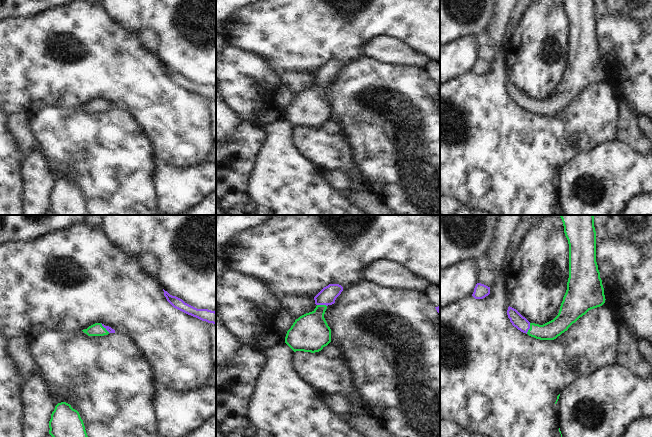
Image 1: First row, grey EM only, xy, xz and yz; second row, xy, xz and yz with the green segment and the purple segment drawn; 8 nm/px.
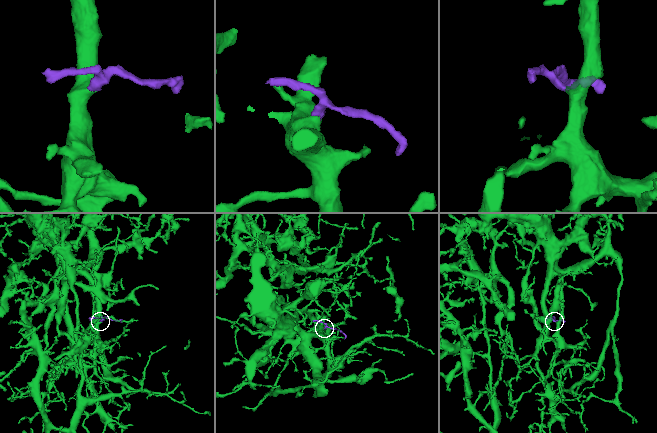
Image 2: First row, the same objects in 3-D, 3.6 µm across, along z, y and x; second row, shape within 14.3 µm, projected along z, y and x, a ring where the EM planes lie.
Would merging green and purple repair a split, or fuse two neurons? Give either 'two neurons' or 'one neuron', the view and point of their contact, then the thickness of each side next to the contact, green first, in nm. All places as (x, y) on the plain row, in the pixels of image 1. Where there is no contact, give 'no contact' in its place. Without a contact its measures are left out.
one neuron | yz (530, 104) | 150/110 nm

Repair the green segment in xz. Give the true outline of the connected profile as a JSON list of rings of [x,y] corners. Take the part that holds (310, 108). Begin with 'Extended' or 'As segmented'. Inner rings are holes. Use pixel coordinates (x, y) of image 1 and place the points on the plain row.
Extended. [[[329,60],[315,73],[316,84],[295,96],[287,107],[285,119],[294,127],[319,128],[331,118],[331,105],[324,90],[343,67],[339,60]]]

